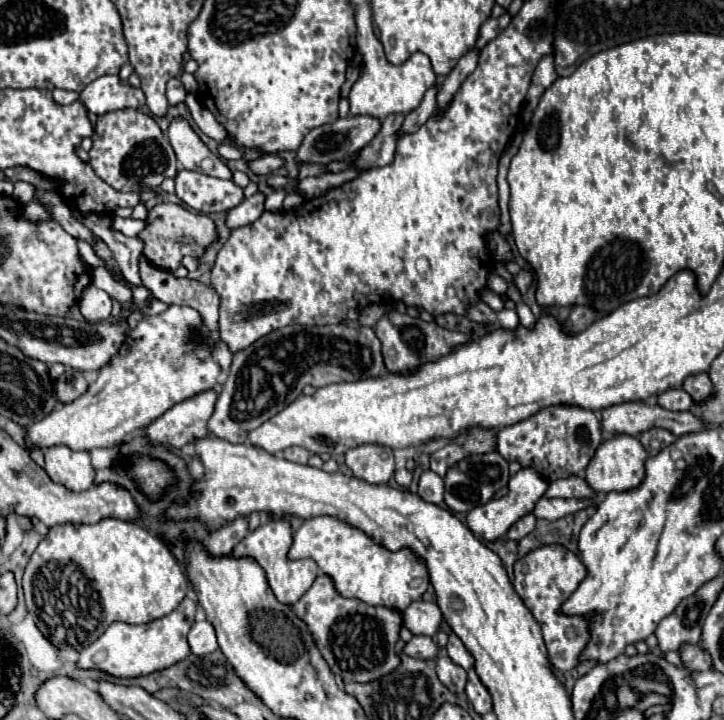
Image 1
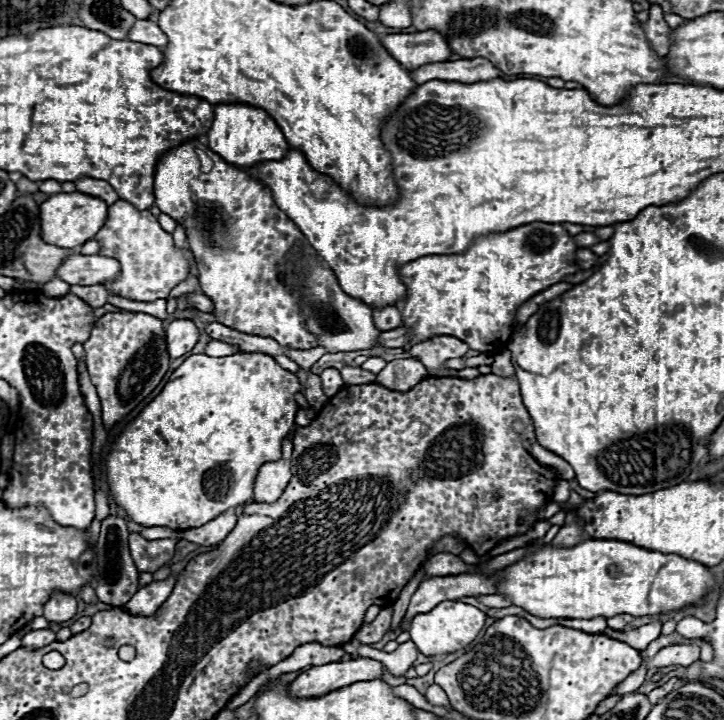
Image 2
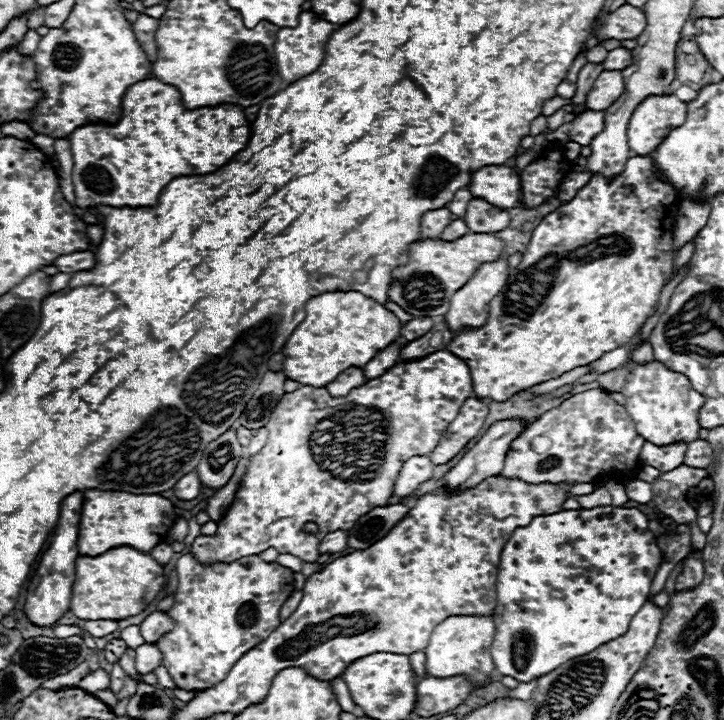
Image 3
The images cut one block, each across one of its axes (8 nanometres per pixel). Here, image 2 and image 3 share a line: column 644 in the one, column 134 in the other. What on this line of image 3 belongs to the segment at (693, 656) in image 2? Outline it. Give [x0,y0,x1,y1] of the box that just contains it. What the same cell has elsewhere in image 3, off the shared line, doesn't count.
[134,644,162,674]

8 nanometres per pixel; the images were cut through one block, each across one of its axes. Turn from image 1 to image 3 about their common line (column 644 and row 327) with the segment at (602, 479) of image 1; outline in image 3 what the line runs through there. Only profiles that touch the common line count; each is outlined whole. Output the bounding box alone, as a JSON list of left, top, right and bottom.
[444,258,508,330]

